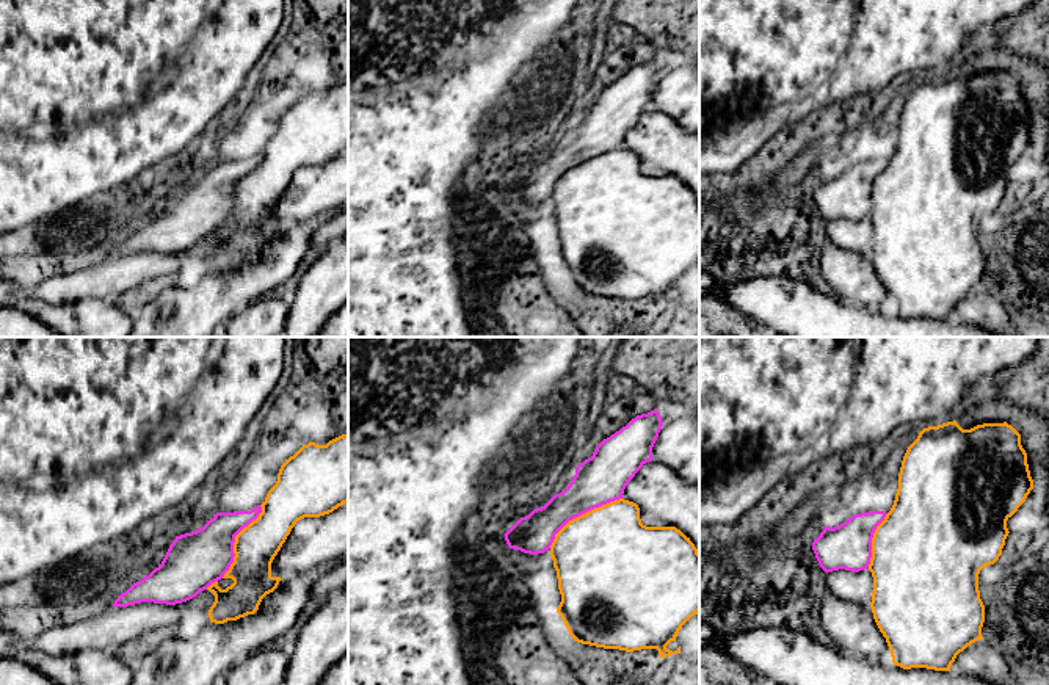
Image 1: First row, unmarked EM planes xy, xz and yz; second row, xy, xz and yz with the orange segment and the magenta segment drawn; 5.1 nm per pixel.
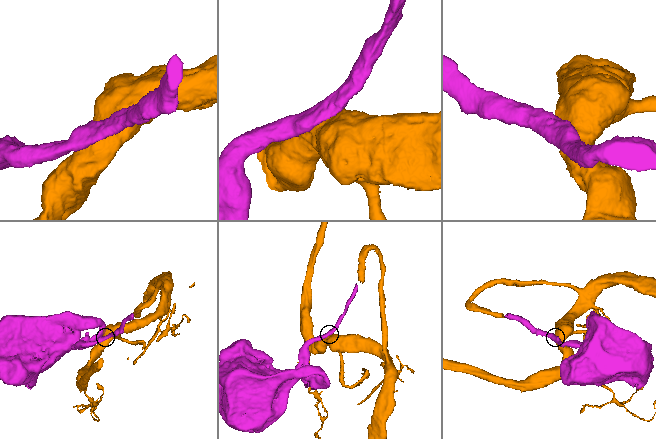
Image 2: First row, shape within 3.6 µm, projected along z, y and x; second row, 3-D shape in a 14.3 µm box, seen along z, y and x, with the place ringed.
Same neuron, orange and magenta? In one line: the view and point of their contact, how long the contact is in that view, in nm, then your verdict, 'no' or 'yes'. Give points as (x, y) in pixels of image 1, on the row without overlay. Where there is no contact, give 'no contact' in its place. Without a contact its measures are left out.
meets orange in xz at (582, 163); contact 460 nm long; yes

